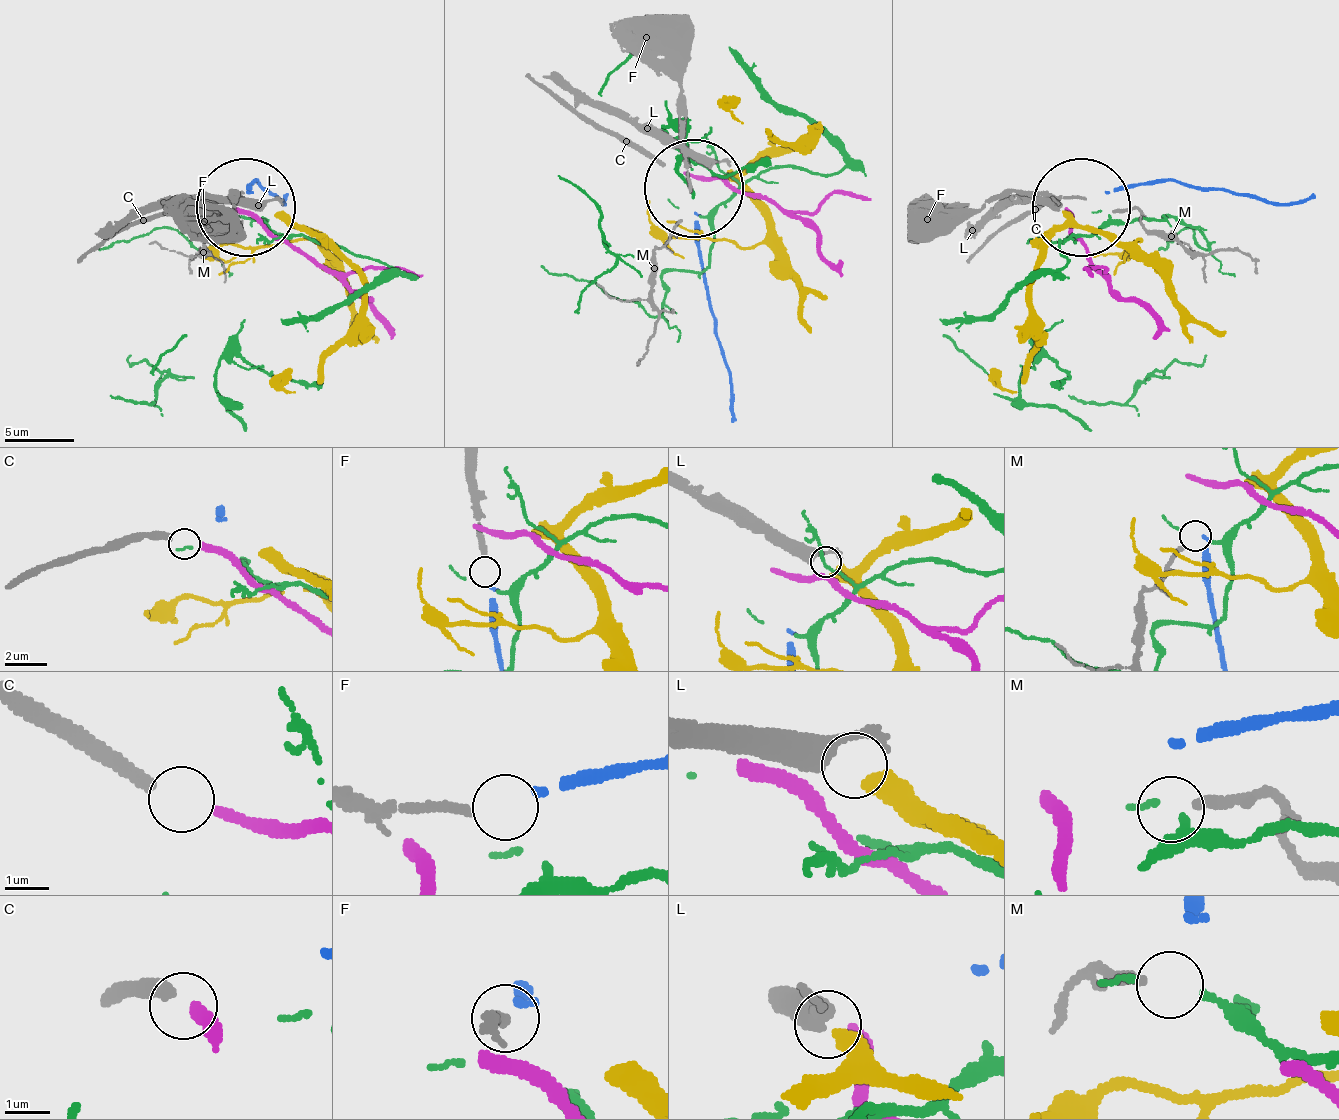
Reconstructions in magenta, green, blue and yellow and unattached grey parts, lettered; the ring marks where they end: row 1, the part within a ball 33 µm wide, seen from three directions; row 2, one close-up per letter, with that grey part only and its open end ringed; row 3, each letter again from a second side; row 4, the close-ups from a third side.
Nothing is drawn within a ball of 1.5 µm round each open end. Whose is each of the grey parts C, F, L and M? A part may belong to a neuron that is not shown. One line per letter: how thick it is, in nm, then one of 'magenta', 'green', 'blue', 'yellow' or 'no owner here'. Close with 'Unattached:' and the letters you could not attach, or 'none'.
C: calibre 340 nm; magenta
F: calibre 240 nm; blue
L: calibre 400 nm; yellow
M: calibre 220 nm; no owner here
Unattached: M

